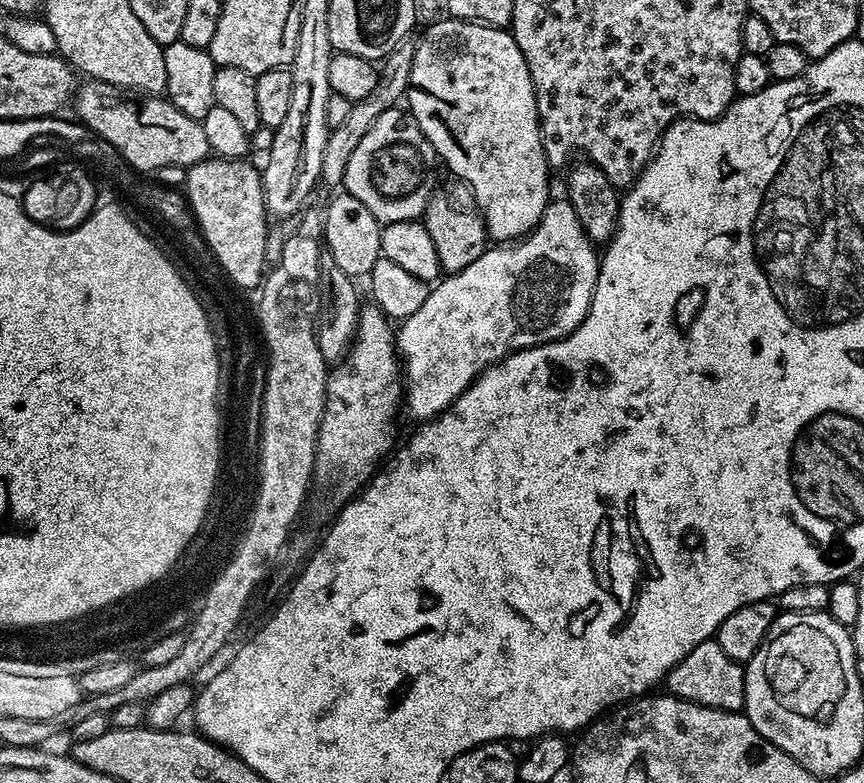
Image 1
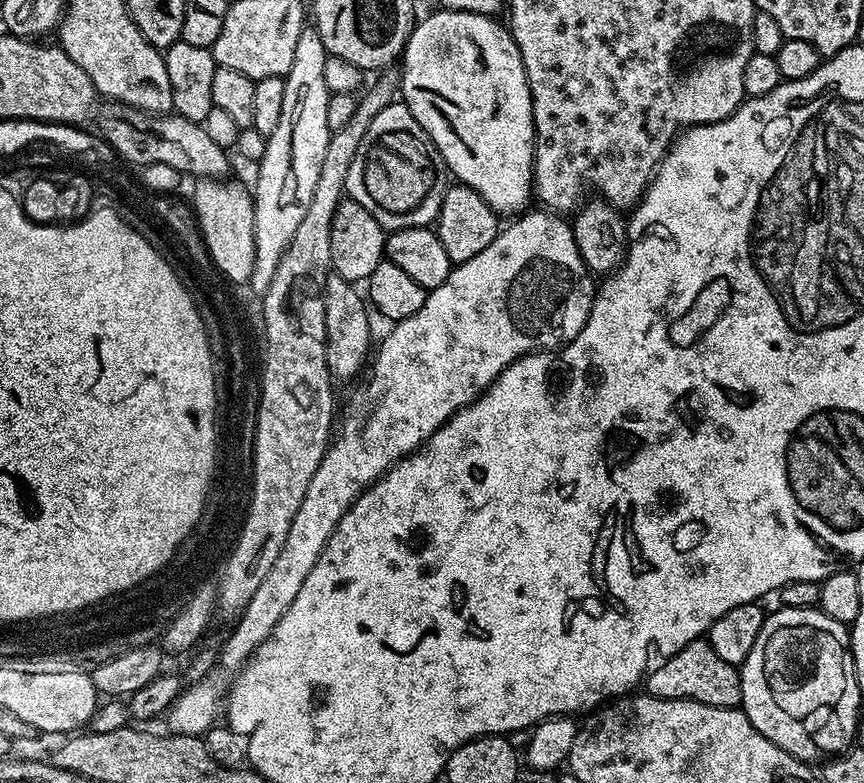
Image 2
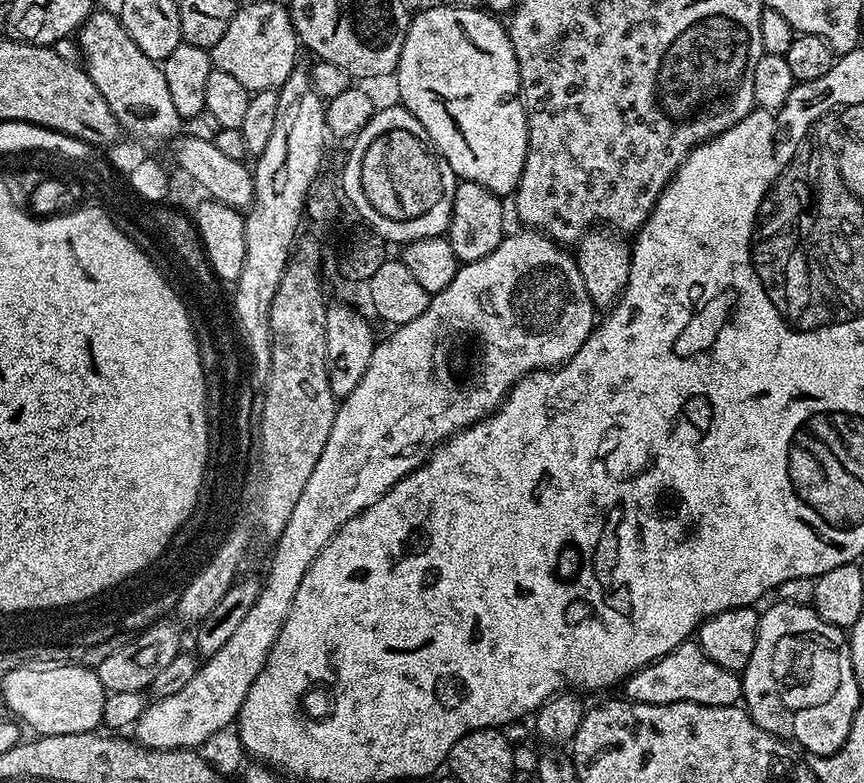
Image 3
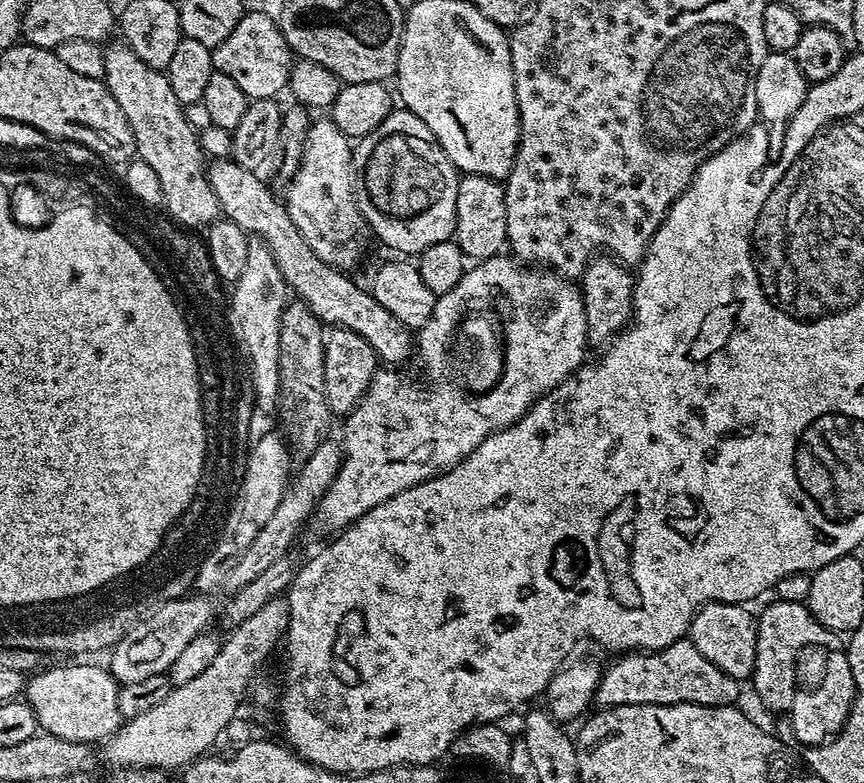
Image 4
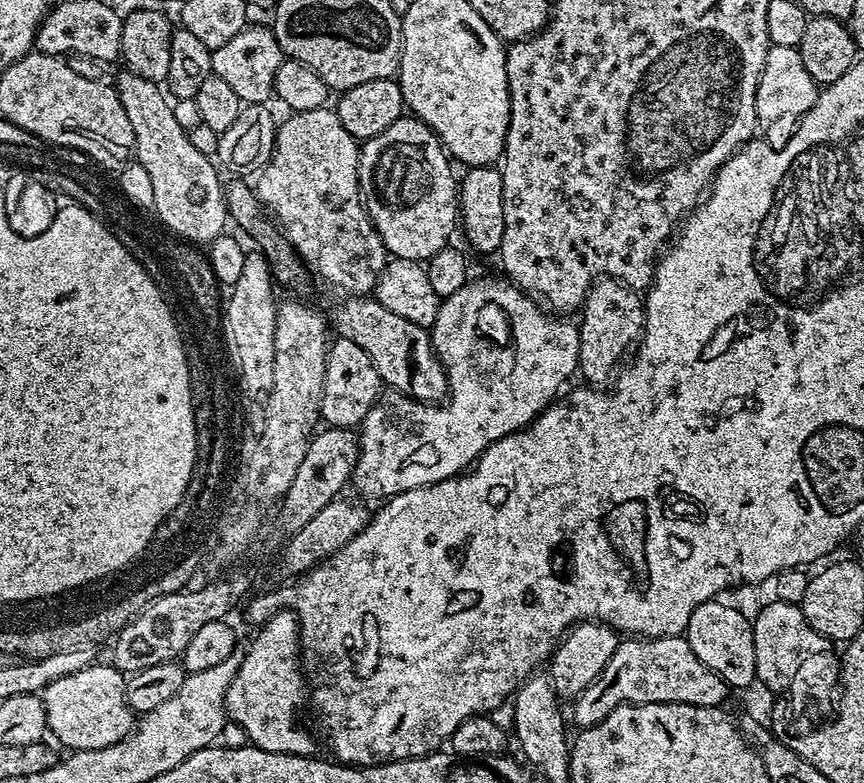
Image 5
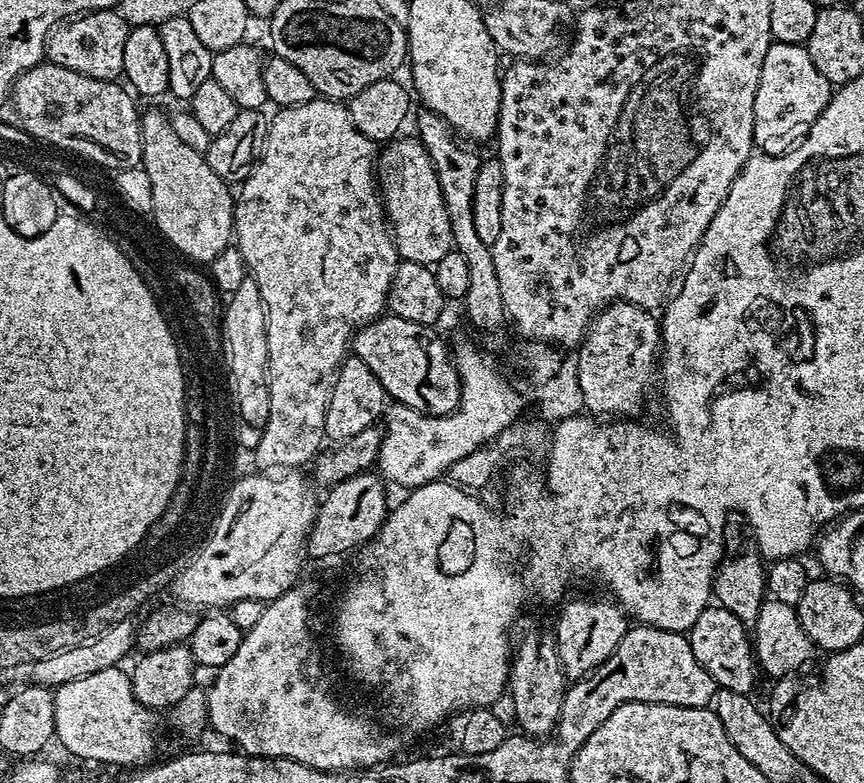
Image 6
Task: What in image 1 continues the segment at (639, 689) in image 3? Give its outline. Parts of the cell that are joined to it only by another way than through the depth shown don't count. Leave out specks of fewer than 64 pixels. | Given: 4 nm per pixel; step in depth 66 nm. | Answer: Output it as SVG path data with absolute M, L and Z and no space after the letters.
M710 639L694 646L682 662L678 662L666 677L667 691L678 700L689 700L695 704L704 704L708 708L720 708L724 712L740 712L746 698L745 665L730 658L726 650L716 639Z

